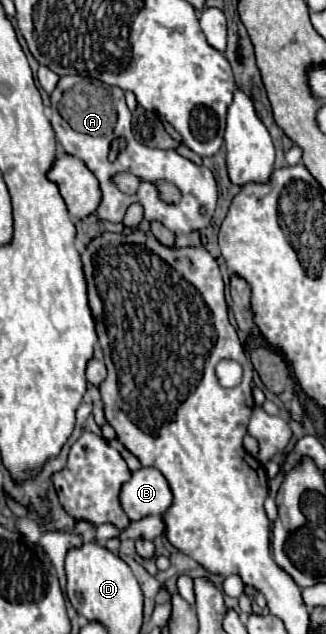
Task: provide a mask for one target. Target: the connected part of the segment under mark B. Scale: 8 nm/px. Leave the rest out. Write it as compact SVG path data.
M139 468L121 488L121 508L129 520L141 520L143 516L161 516L173 502L171 488L157 472L157 468Z

